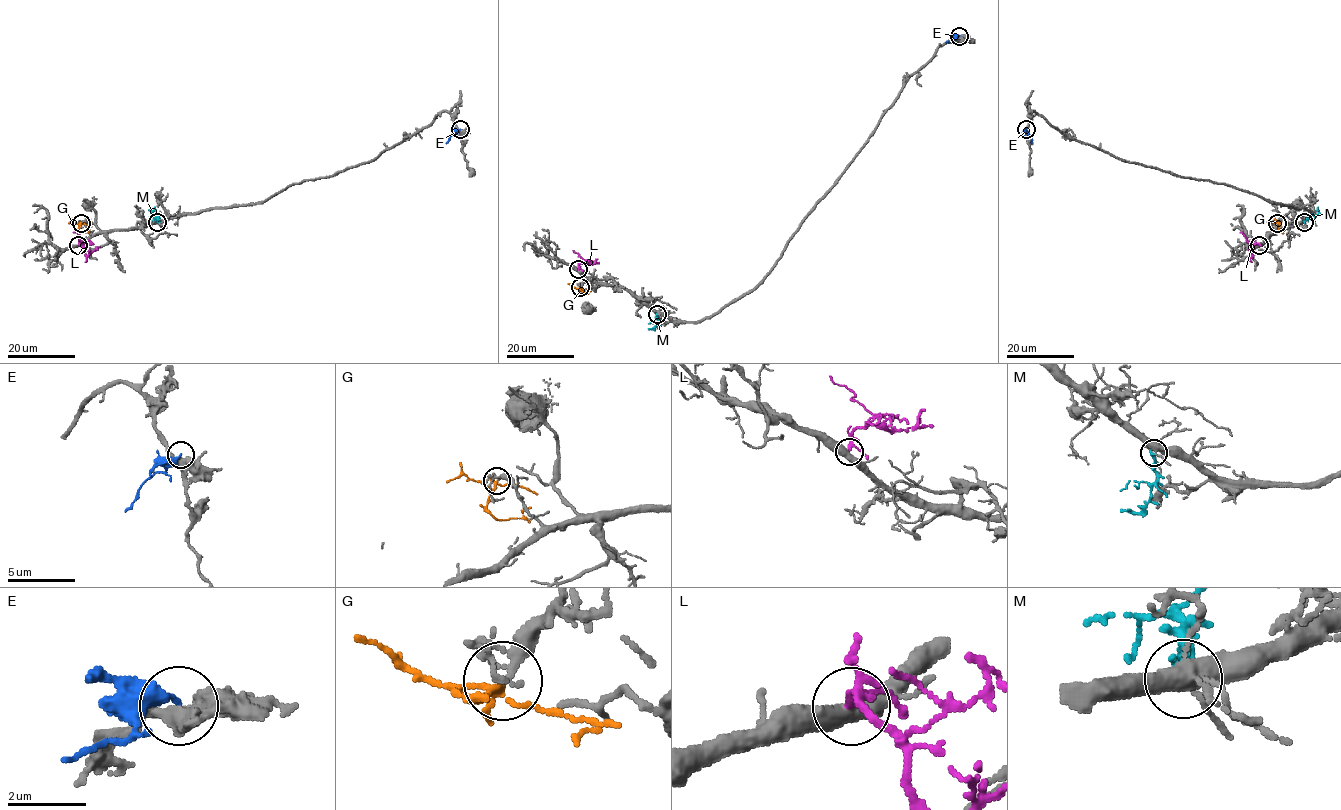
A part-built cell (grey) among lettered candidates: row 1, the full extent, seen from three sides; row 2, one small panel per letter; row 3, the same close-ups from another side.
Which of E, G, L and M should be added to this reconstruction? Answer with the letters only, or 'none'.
G, M

